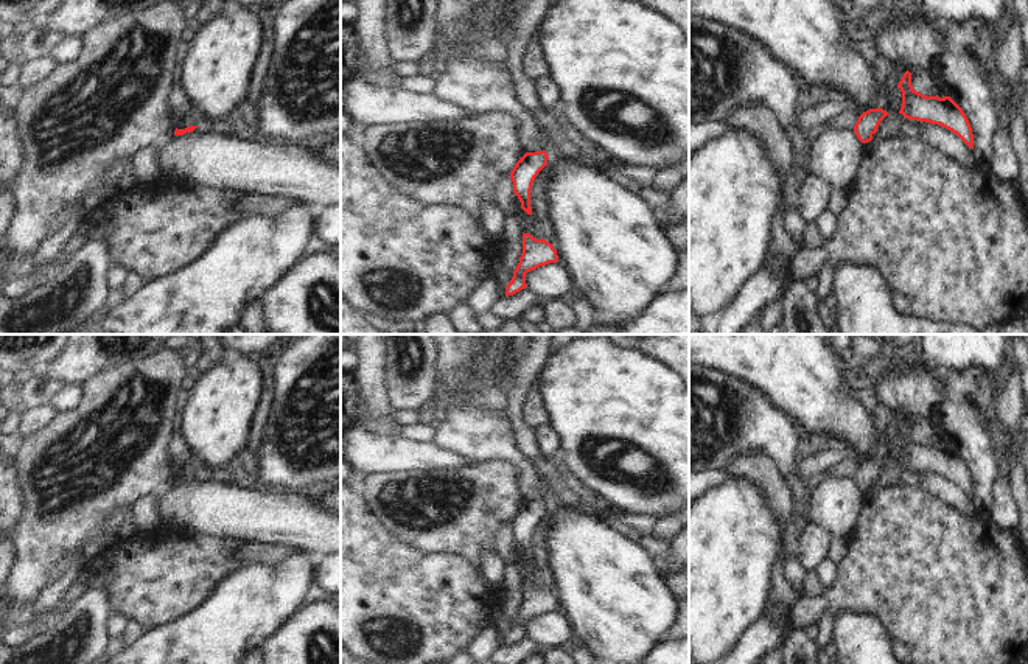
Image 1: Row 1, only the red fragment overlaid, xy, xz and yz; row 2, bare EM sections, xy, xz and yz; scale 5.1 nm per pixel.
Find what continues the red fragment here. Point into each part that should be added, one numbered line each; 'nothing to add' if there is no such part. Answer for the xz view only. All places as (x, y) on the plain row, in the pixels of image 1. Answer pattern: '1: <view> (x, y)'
nothing to add.

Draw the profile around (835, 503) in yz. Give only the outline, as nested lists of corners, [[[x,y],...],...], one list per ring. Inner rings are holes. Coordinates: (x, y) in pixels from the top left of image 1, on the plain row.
[[[827,476],[810,496],[807,518],[821,526],[829,535],[846,540],[855,532],[860,519],[865,491],[846,476]]]

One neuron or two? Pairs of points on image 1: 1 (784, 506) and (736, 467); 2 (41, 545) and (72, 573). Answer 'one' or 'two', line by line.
1: one
2: two

